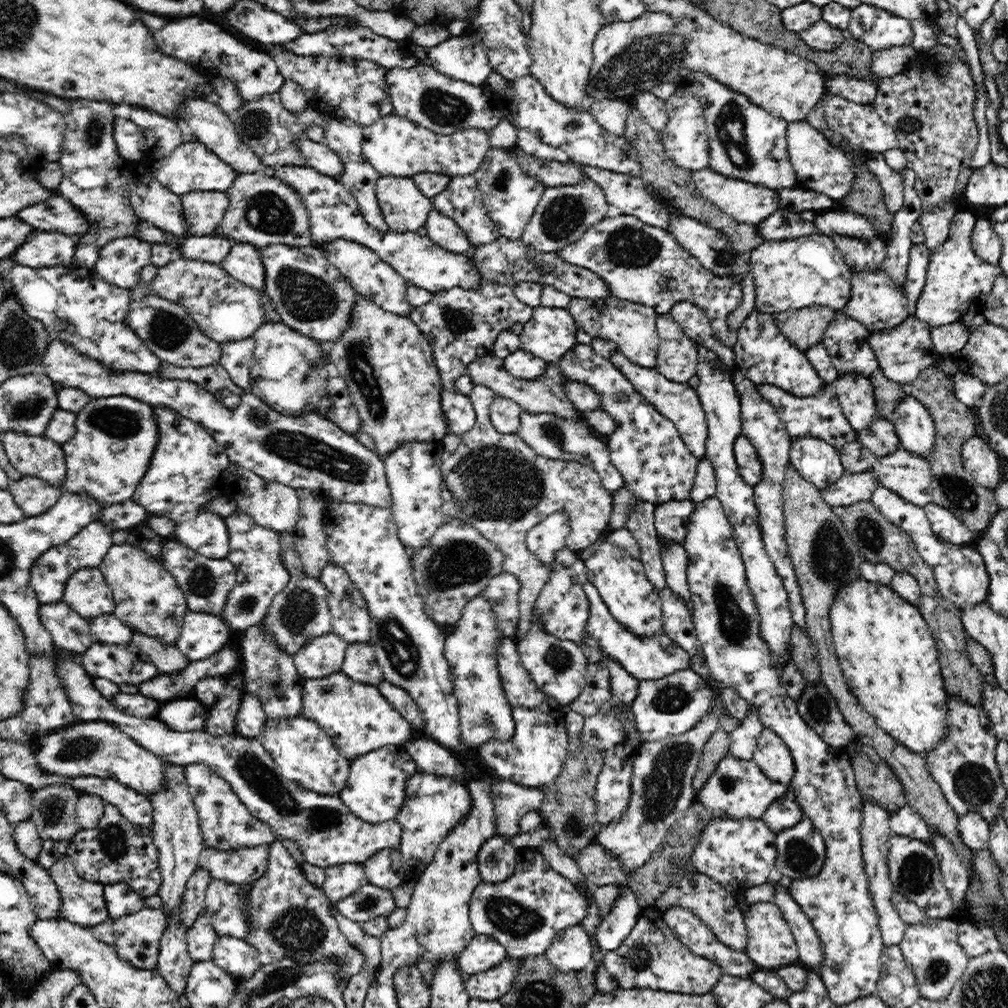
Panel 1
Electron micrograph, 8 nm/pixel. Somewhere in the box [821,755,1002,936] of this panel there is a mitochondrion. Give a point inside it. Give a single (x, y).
(973, 783)

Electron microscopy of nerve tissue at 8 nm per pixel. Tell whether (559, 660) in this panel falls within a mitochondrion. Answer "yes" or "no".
yes

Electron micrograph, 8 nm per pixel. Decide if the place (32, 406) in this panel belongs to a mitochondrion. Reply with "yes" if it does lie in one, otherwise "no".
yes

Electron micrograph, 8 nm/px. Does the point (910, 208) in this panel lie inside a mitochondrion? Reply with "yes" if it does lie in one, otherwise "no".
no

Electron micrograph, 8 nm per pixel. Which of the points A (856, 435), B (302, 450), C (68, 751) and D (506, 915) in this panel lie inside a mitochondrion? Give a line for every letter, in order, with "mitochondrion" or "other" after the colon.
A: other
B: mitochondrion
C: mitochondrion
D: mitochondrion

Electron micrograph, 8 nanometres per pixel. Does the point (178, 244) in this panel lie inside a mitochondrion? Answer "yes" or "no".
no

